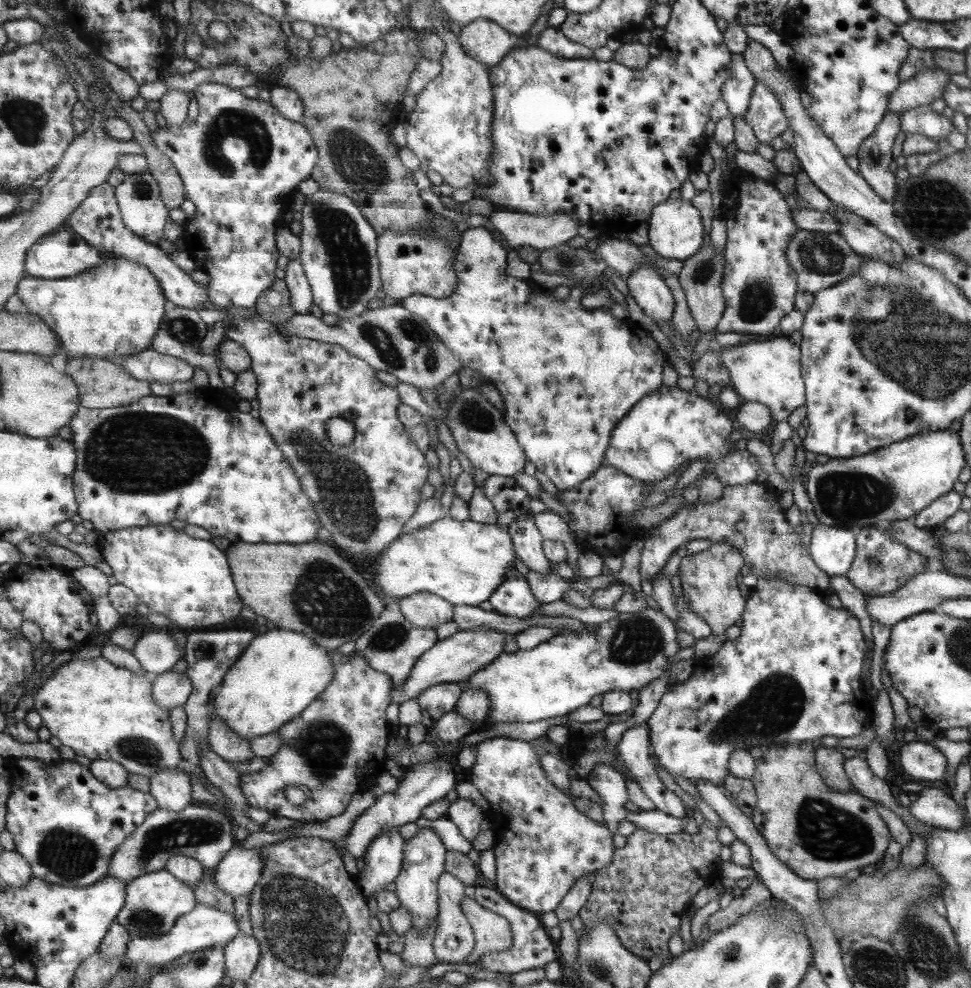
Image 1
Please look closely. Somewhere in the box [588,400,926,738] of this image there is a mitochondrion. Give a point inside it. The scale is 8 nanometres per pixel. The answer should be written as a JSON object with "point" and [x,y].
{"point":[845,499]}

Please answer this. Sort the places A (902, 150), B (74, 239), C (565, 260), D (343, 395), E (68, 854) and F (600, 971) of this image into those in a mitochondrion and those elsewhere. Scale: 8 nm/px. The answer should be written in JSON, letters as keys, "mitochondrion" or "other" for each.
{"A":"other","B":"other","C":"mitochondrion","D":"other","E":"mitochondrion","F":"mitochondrion"}

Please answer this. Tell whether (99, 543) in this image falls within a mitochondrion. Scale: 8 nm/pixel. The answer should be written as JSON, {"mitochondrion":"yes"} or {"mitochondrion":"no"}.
{"mitochondrion":"no"}

